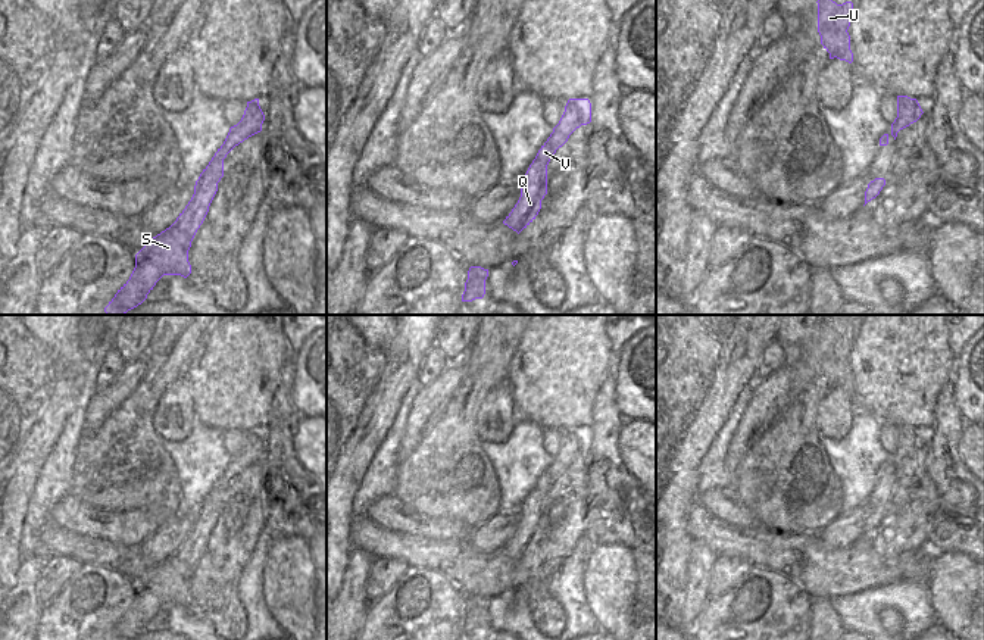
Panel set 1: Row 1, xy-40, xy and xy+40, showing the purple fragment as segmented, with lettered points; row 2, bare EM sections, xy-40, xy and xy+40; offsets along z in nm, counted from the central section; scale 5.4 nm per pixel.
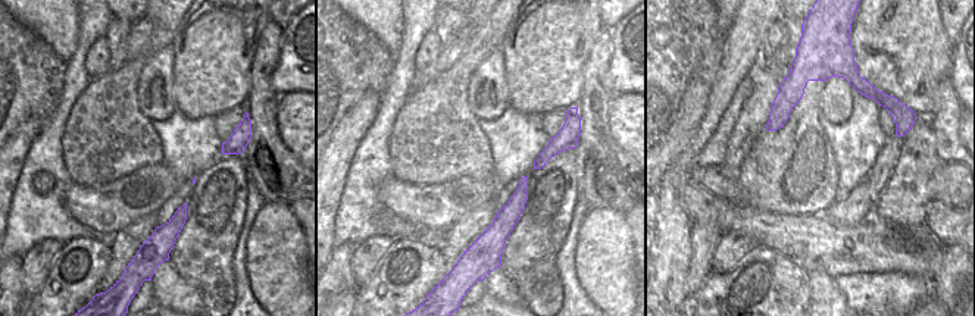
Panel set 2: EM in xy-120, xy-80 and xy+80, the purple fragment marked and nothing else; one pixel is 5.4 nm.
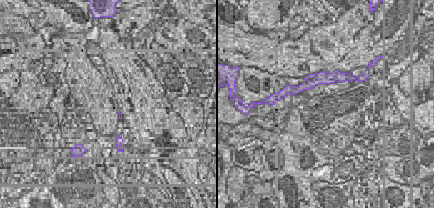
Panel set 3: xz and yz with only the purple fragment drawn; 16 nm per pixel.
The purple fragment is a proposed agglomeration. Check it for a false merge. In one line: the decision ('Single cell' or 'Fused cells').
Fused cells.

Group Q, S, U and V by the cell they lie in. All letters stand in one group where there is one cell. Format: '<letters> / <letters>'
Q S V / U

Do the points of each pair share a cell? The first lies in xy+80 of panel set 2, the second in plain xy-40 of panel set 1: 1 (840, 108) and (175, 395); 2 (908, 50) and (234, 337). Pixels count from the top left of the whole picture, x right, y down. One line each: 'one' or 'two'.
1: one
2: one

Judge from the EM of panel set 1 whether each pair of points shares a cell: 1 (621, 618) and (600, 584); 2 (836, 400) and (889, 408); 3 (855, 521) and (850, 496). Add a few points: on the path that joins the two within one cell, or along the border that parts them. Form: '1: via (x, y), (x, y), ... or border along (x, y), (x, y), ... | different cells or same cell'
1: via (619, 609), (617, 601), (609, 593) | same cell
2: border along (849, 393), (858, 402) | different cells
3: border along (864, 503), (842, 517) | different cells

